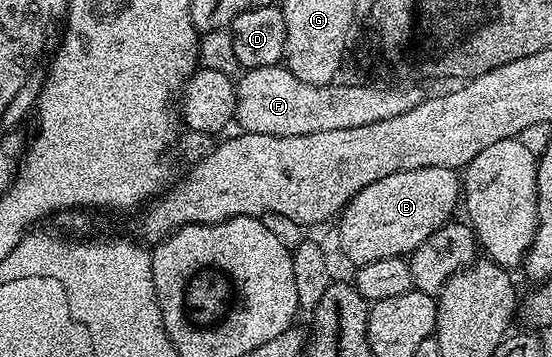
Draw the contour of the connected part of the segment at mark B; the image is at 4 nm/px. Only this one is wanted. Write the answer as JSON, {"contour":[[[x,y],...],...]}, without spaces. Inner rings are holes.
{"contour":[[[415,168],[407,172],[395,172],[391,176],[383,176],[383,180],[375,180],[375,184],[367,184],[367,188],[363,188],[356,196],[345,205],[345,209],[339,214],[339,223],[337,234],[341,237],[341,250],[347,257],[353,261],[354,267],[362,266],[363,264],[371,264],[371,260],[387,260],[388,258],[405,258],[413,253],[415,248],[419,248],[419,244],[423,244],[423,240],[427,240],[427,236],[431,236],[431,232],[435,232],[444,226],[446,222],[454,217],[453,209],[459,206],[459,199],[463,194],[463,182],[459,177],[457,170],[448,170],[447,168]]]}

